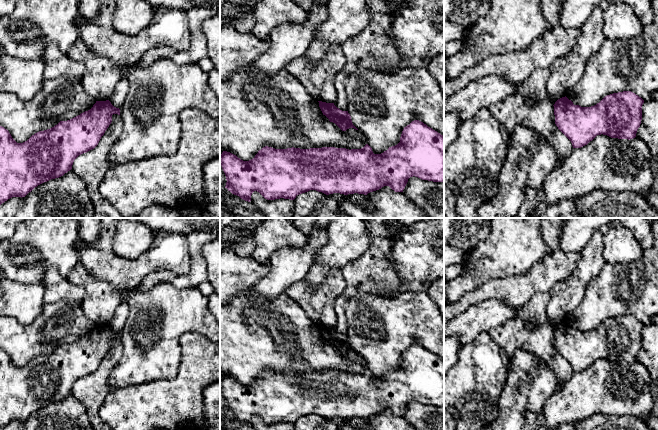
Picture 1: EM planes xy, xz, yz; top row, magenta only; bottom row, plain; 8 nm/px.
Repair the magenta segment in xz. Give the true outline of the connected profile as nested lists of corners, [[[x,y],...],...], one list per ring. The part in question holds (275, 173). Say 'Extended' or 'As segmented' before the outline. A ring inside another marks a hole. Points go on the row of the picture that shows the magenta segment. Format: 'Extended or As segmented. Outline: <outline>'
As segmented. Outline: [[[419,120],[404,127],[400,142],[381,154],[374,154],[366,144],[361,149],[335,147],[275,149],[265,146],[255,157],[243,161],[236,155],[223,151],[220,164],[226,176],[226,186],[232,194],[250,202],[254,191],[267,200],[290,199],[316,190],[326,195],[333,193],[364,194],[389,186],[395,192],[403,192],[410,177],[444,182],[444,136]]]

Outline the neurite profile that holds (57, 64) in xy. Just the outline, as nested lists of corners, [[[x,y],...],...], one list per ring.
[[[48,43],[45,46],[41,59],[45,63],[43,72],[45,79],[62,76],[80,78],[83,75],[84,65],[68,57],[55,43]]]

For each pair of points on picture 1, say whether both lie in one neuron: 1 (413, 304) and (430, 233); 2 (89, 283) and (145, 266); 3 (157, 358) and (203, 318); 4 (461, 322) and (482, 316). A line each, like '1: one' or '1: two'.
1: two
2: two
3: one
4: one

